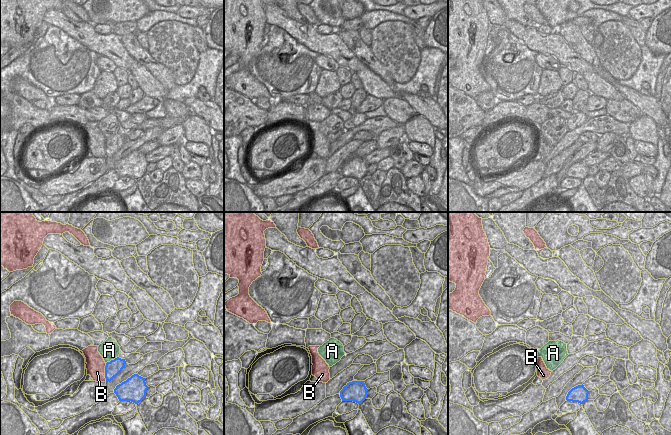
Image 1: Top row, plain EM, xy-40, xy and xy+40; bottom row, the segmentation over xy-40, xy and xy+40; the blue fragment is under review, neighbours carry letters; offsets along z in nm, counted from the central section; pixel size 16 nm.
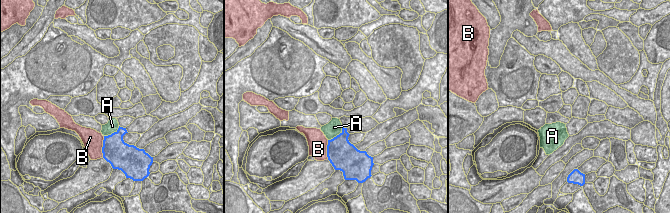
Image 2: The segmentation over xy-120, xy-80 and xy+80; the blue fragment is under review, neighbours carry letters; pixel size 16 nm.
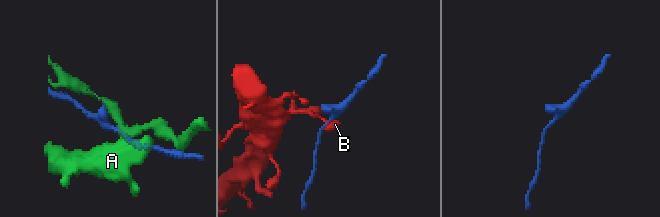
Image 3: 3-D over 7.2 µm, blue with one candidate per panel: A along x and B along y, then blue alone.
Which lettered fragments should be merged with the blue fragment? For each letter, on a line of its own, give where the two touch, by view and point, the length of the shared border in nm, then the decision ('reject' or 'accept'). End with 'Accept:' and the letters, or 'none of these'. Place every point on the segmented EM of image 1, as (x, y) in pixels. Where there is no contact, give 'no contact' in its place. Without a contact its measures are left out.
A: contact xy-40 (111, 360); length 220 nm; reject
B: contact xy-40 (105, 372); length 280 nm; reject
Accept: none of these

